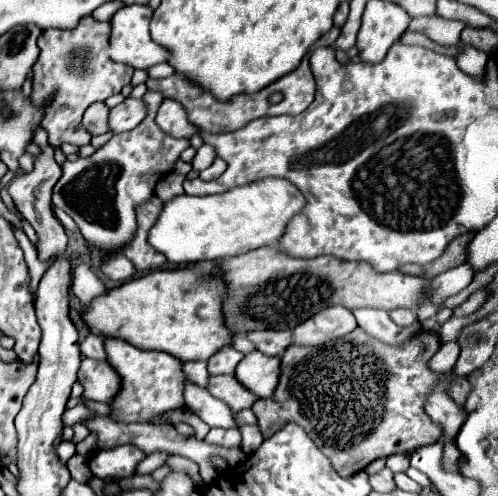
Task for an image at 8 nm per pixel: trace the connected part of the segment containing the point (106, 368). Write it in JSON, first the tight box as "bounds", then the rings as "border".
{"bounds":[78,358,122,404],"border":[[[88,358],[82,360],[82,366],[78,370],[78,382],[84,388],[84,398],[104,404],[110,404],[118,396],[116,392],[120,392],[122,388],[120,376],[108,362],[96,364],[96,360]]]}

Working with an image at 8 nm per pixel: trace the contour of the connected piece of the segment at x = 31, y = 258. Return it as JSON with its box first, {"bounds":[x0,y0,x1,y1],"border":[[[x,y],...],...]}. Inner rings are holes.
{"bounds":[14,228,56,300],"border":[[[14,228],[14,230],[16,230],[18,242],[22,244],[20,248],[22,248],[24,256],[26,256],[26,266],[28,266],[28,274],[30,274],[30,294],[32,294],[32,300],[34,300],[34,292],[36,292],[36,288],[38,288],[38,282],[40,282],[42,274],[48,270],[49,265],[54,262],[56,257],[52,257],[49,263],[40,262],[40,260],[38,260],[38,252],[36,252],[36,248],[30,244],[28,236],[26,236],[24,232],[20,232],[18,228]]]}

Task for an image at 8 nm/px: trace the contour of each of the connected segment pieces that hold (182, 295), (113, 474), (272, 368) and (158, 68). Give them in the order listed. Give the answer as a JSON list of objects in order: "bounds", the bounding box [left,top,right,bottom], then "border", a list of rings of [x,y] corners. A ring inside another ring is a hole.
[{"bounds":[82,262,232,362],"border":[[[196,262],[184,270],[152,270],[150,274],[132,278],[90,300],[90,304],[84,306],[82,320],[90,328],[90,332],[100,334],[102,338],[118,338],[130,342],[140,350],[168,352],[176,356],[180,362],[208,360],[216,350],[228,346],[232,336],[228,328],[224,328],[222,316],[224,282],[218,278],[219,273],[218,262]]]},{"bounds":[88,446,146,479],"border":[[[116,446],[112,450],[98,450],[88,458],[93,476],[100,479],[120,479],[134,474],[136,464],[146,454],[136,446]]]},{"bounds":[234,352,280,398],"border":[[[262,352],[246,354],[234,370],[236,380],[252,394],[256,392],[258,398],[272,396],[272,388],[276,388],[278,374],[280,374],[280,356],[270,358],[264,356]]]},{"bounds":[148,62,175,79],"border":[[[168,62],[157,64],[148,69],[149,77],[155,79],[171,76],[173,72],[175,73],[175,70],[173,71],[173,67]]]}]

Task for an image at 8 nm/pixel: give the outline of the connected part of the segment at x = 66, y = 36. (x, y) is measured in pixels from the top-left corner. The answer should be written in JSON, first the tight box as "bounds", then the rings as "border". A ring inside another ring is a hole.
{"bounds":[30,16,134,148],"border":[[[84,16],[74,30],[48,28],[40,34],[40,58],[32,68],[34,76],[30,100],[36,106],[44,106],[40,126],[48,132],[50,144],[54,148],[60,148],[62,144],[90,144],[92,134],[82,126],[82,116],[86,108],[94,102],[104,102],[108,96],[118,94],[126,84],[130,84],[134,68],[126,64],[116,64],[108,58],[108,40],[110,22],[100,22],[92,16]]]}

